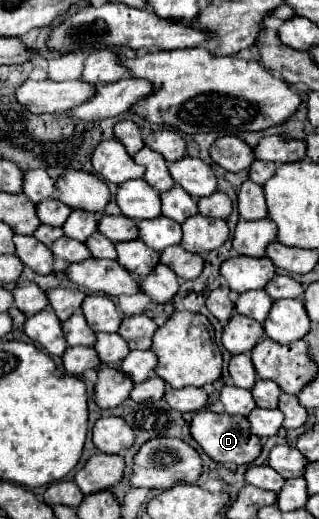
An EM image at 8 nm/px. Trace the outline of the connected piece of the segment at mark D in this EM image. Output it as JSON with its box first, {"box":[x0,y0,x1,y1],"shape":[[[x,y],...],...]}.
{"box":[190,411,262,465],"shape":[[[198,411],[190,423],[190,435],[194,437],[194,441],[202,447],[202,451],[218,461],[218,463],[234,463],[234,465],[248,465],[252,463],[260,451],[262,451],[262,443],[260,437],[252,435],[248,431],[248,421],[246,417],[240,415],[228,415],[228,413],[210,413],[210,411]]]}

